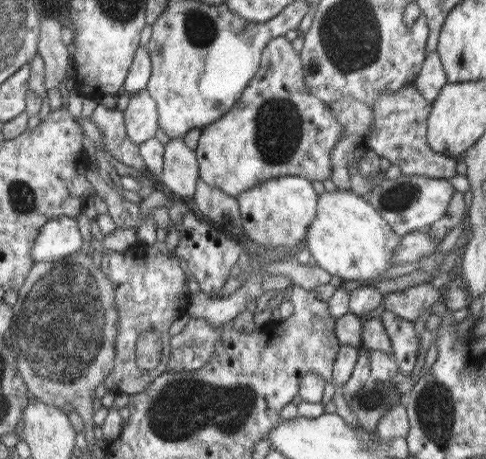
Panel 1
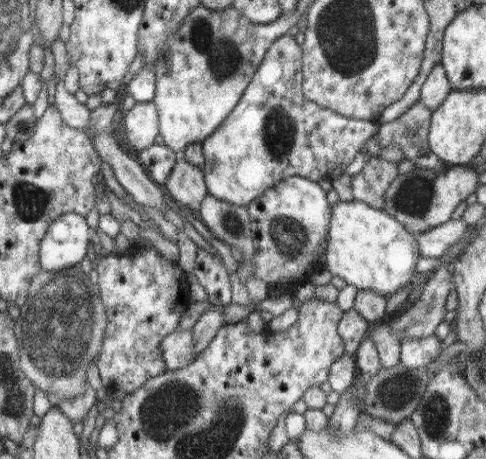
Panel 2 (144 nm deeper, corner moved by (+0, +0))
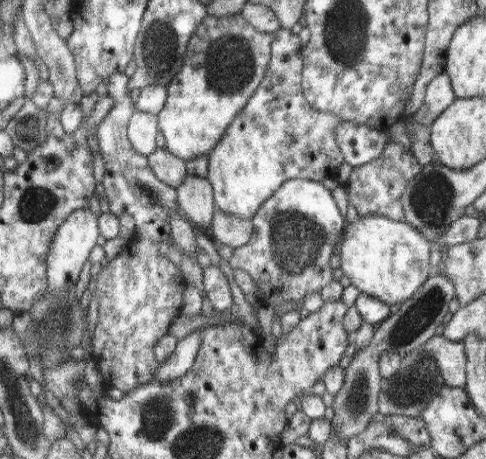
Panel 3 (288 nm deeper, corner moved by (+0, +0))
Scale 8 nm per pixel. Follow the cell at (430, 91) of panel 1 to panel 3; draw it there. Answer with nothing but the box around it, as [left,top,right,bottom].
[407,72,457,126]

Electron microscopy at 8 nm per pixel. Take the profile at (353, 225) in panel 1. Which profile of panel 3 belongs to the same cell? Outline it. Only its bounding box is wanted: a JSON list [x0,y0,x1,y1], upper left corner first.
[339,214,435,306]

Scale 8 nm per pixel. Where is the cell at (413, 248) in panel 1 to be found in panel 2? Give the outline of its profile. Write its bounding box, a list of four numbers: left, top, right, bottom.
[415,220,469,258]

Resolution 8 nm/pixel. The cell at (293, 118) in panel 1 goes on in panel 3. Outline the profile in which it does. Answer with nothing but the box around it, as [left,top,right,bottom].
[205,28,345,218]

